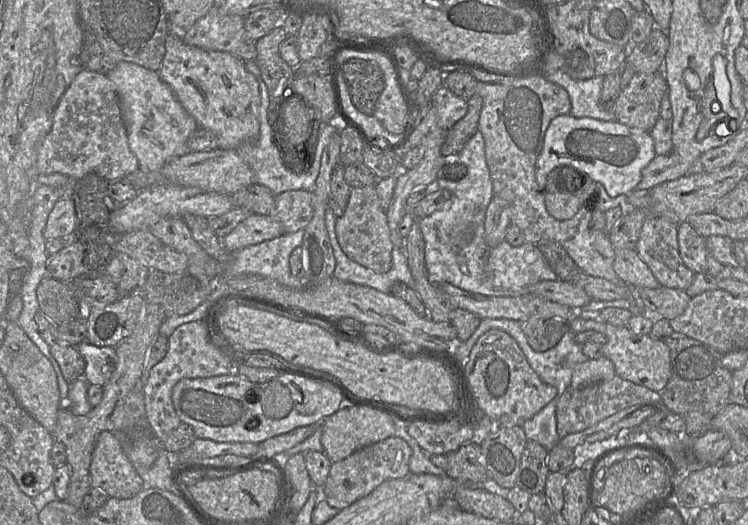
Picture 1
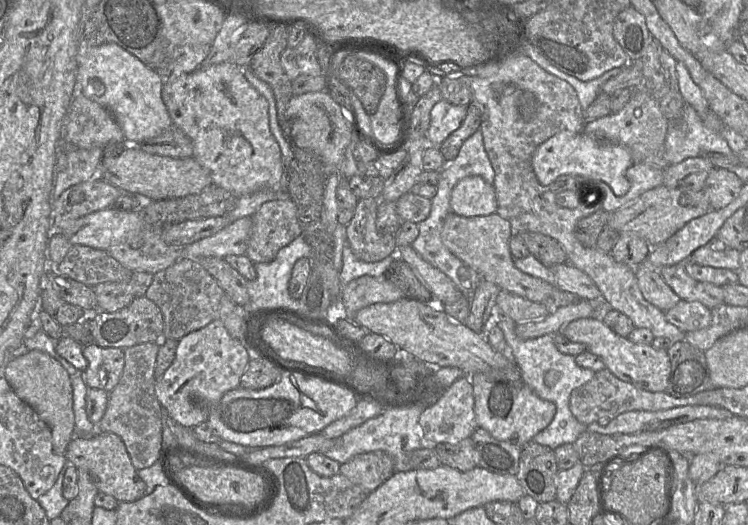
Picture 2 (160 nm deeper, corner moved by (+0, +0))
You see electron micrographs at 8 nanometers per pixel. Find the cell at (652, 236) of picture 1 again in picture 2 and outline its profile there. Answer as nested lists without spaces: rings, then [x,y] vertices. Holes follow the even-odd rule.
[[[681,263],[661,267],[659,274],[683,300],[701,302],[709,309],[725,303],[722,287],[691,278]]]

